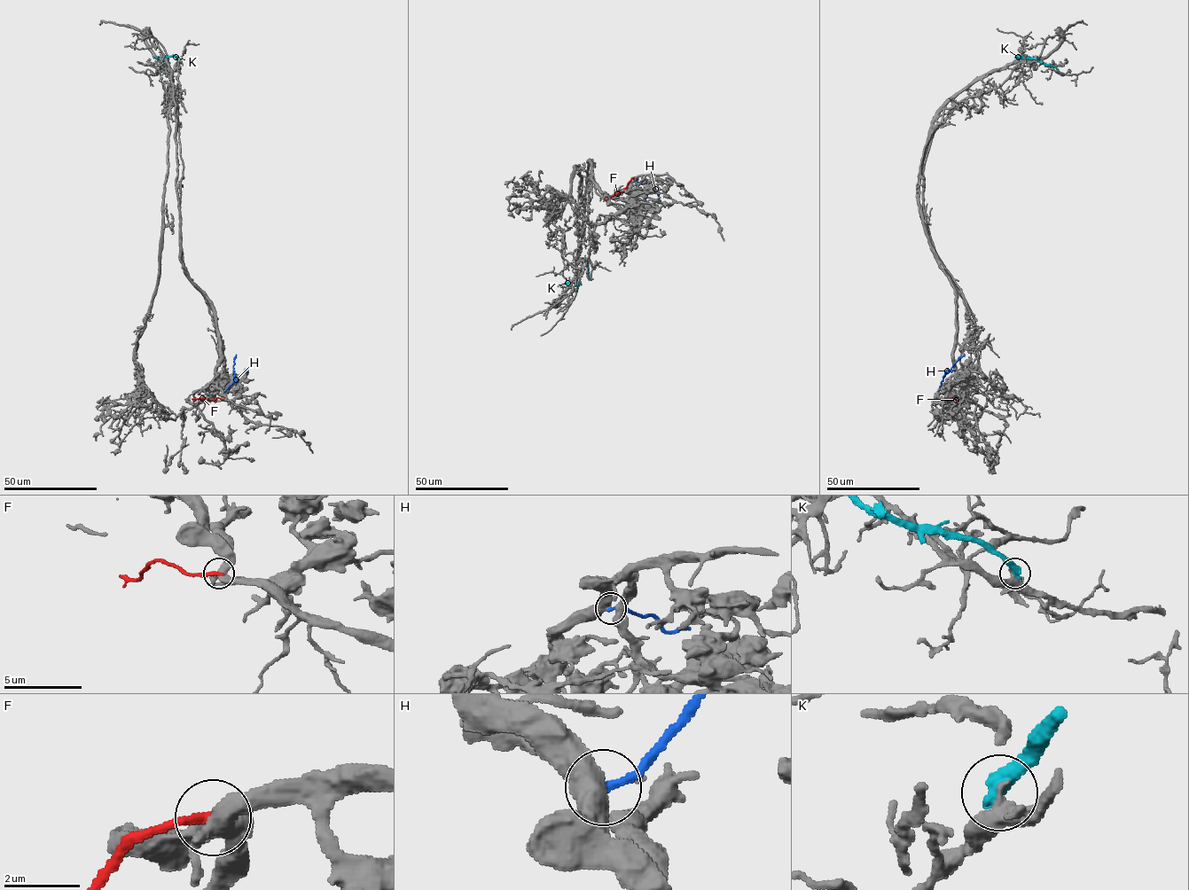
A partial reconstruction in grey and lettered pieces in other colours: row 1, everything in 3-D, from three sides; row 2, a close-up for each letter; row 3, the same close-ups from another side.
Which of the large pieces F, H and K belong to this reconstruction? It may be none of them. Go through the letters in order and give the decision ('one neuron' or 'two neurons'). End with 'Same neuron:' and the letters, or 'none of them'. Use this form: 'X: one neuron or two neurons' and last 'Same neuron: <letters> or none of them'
F: two neurons
H: two neurons
K: two neurons
Same neuron: none of them

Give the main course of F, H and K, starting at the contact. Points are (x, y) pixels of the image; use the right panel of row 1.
F: (934, 399), (952, 399)
H: (938, 392), (945, 374), (965, 355)
K: (1058, 70), (1033, 58), (1015, 57), (1036, 58)

